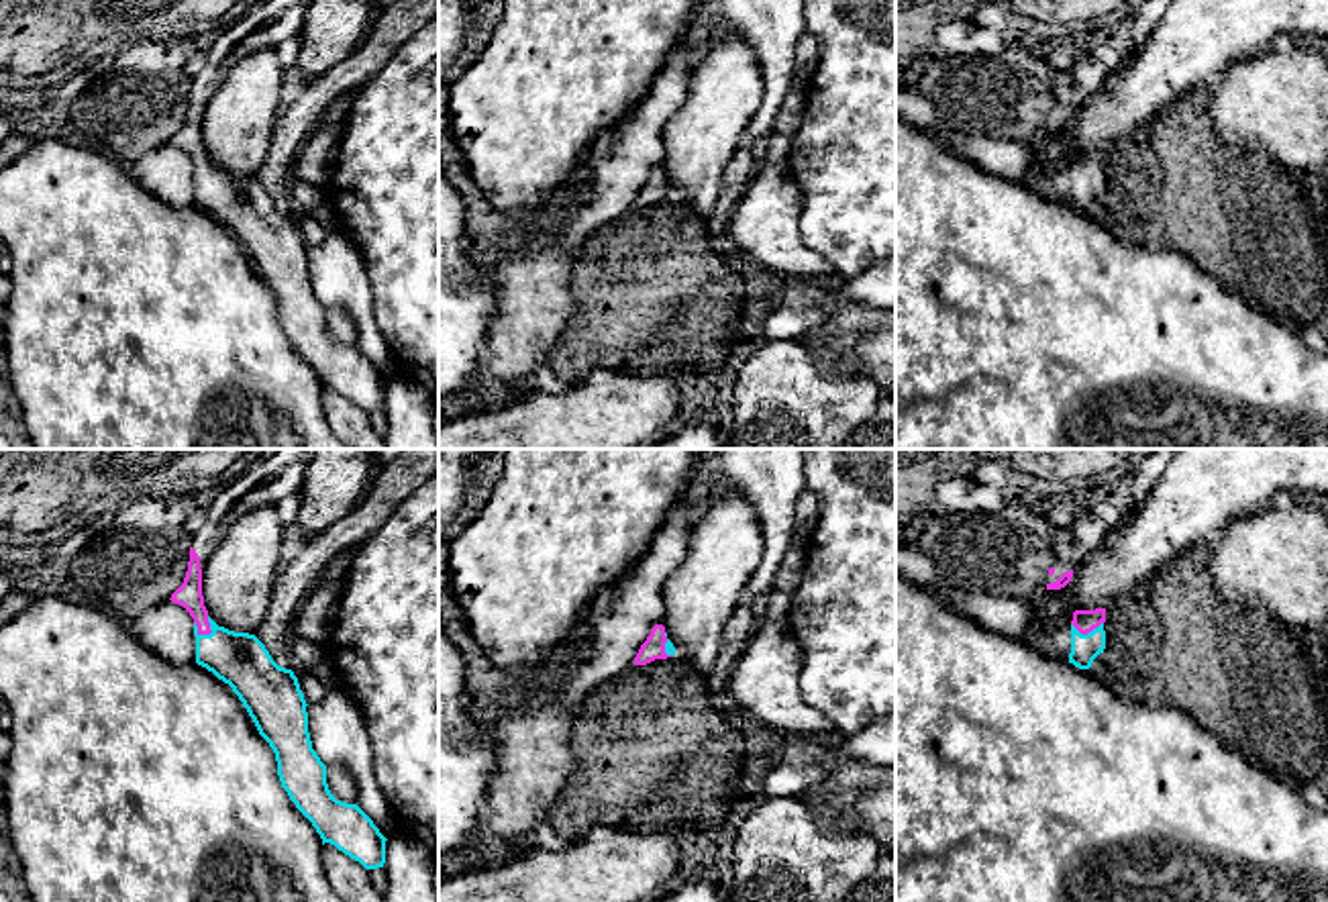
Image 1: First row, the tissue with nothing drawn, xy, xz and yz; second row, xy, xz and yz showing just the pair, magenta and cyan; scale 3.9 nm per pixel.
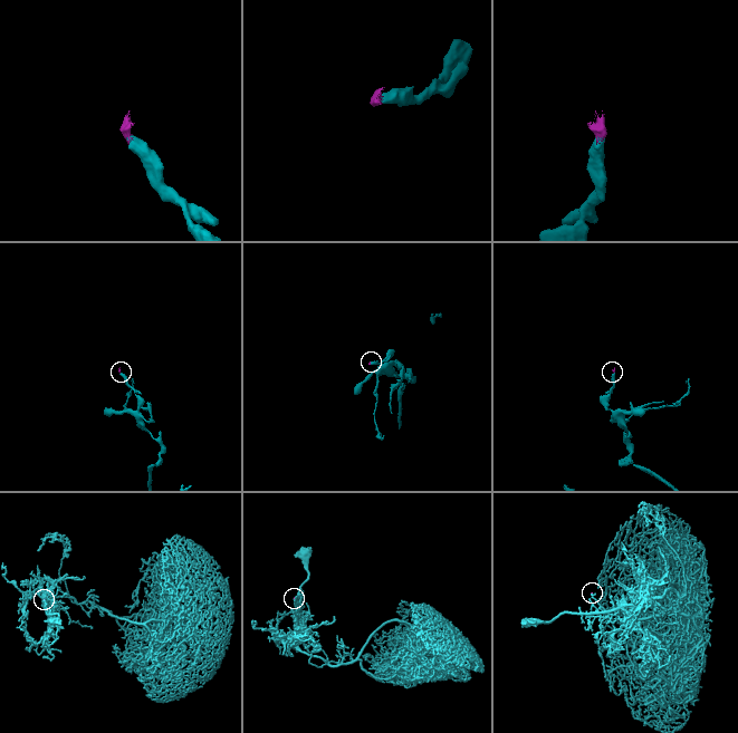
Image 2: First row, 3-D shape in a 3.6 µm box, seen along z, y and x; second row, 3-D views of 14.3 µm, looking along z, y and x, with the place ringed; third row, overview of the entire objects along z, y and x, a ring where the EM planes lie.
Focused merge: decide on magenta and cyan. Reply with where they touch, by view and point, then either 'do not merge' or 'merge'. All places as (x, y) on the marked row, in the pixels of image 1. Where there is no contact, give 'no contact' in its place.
contact xy (211, 631); merge

